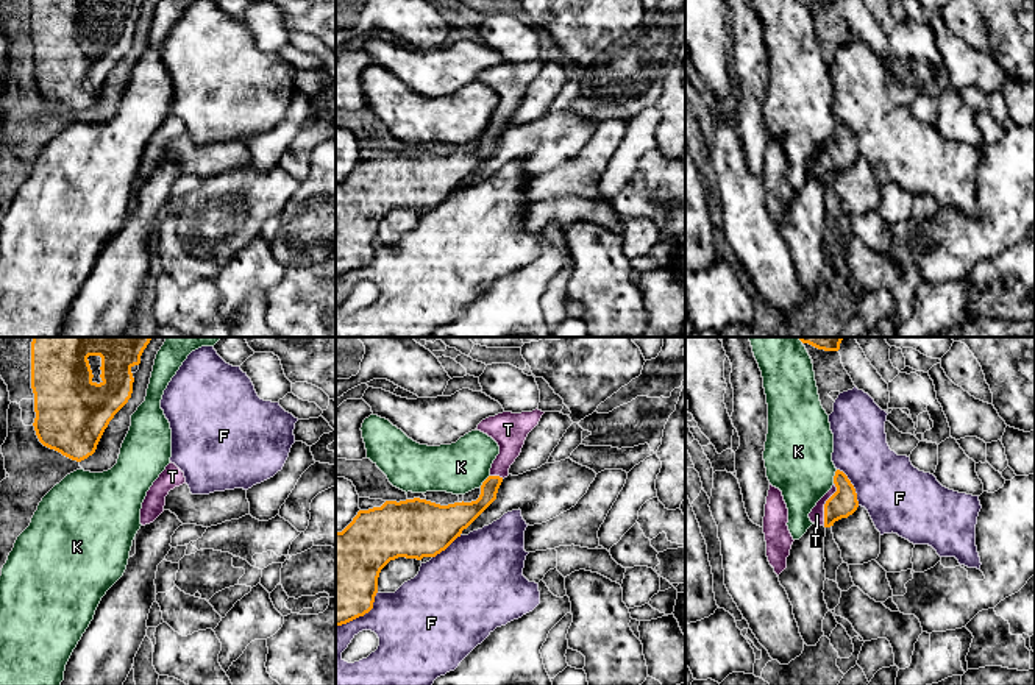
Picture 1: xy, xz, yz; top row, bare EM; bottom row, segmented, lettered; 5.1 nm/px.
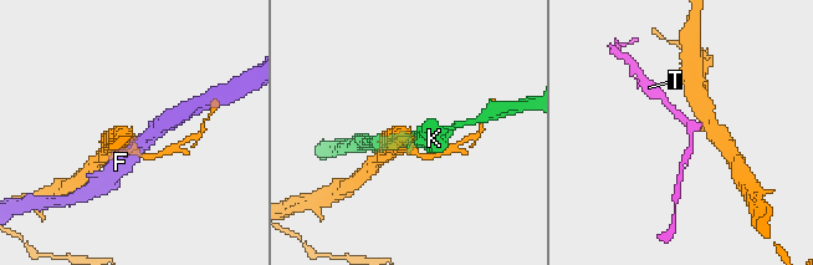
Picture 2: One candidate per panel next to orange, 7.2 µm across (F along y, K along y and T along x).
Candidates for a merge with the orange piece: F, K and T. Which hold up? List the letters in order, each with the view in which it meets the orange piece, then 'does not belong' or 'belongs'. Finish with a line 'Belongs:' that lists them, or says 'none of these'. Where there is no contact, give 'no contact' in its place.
F: contact in yz; does not belong
K: contact in yz; does not belong
T: contact in yz; belongs
Belongs: T

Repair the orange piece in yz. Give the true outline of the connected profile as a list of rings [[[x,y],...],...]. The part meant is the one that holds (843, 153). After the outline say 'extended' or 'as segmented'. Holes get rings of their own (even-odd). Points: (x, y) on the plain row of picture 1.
[[[837,120],[832,139],[809,164],[812,173],[830,178],[835,172],[848,169],[859,158],[857,144],[848,126]]]; extended

